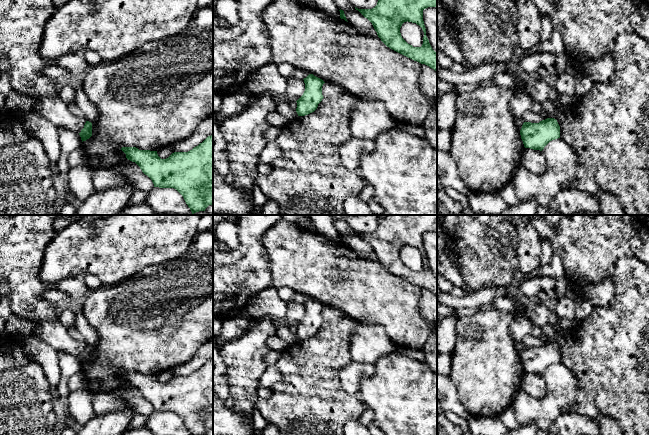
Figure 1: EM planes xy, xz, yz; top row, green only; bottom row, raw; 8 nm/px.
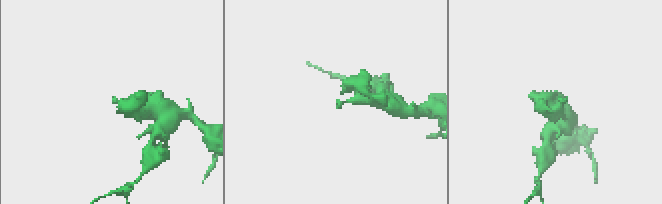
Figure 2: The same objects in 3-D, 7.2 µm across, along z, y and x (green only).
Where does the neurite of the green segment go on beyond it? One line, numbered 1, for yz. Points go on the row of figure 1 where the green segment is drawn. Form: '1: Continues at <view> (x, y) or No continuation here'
1: No continuation here

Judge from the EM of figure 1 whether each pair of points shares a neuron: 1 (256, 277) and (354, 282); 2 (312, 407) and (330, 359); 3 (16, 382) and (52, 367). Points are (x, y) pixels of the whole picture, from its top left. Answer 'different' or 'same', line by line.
1: different
2: same
3: different

